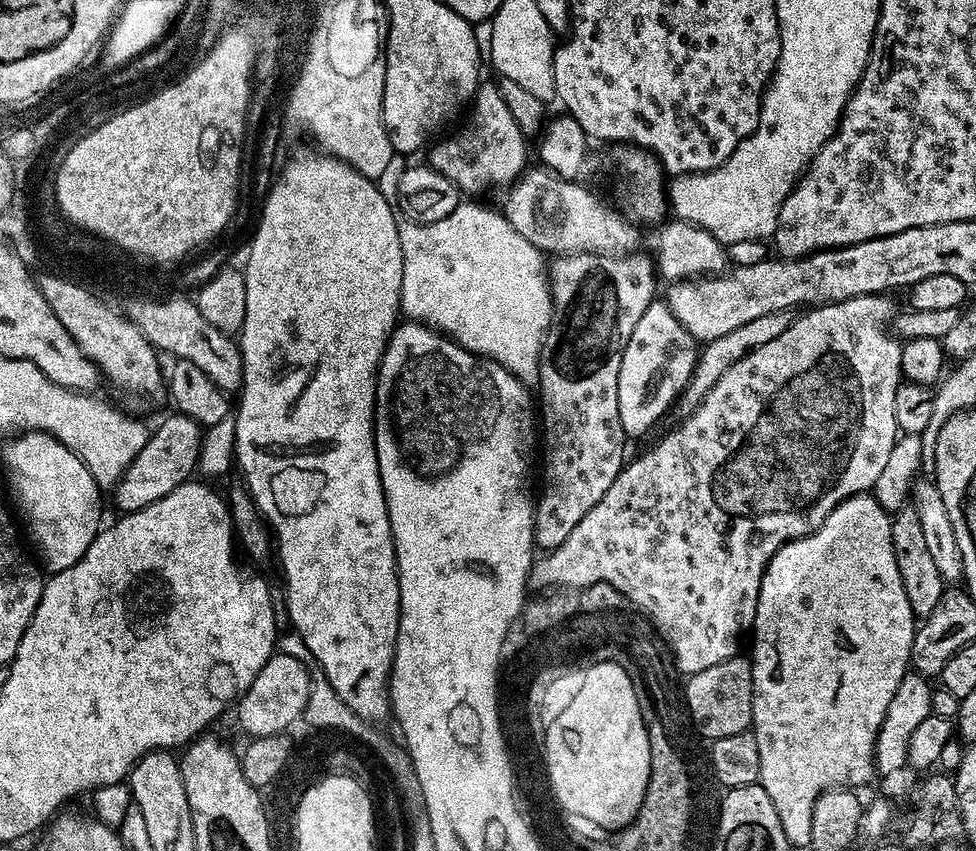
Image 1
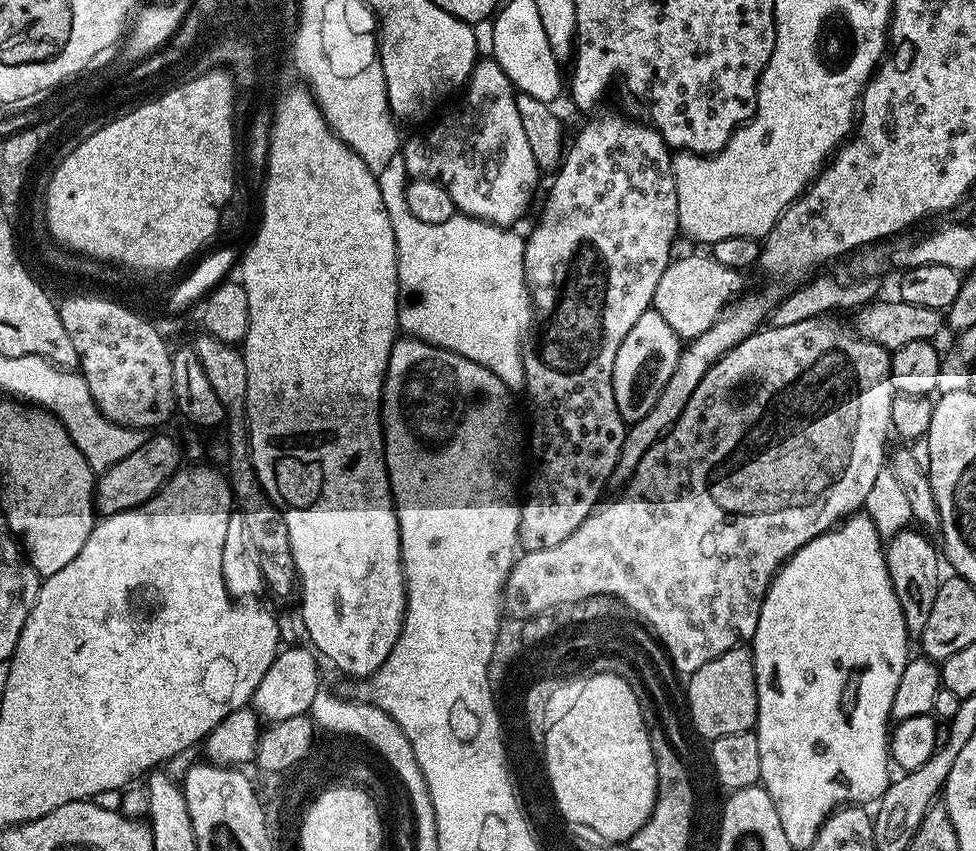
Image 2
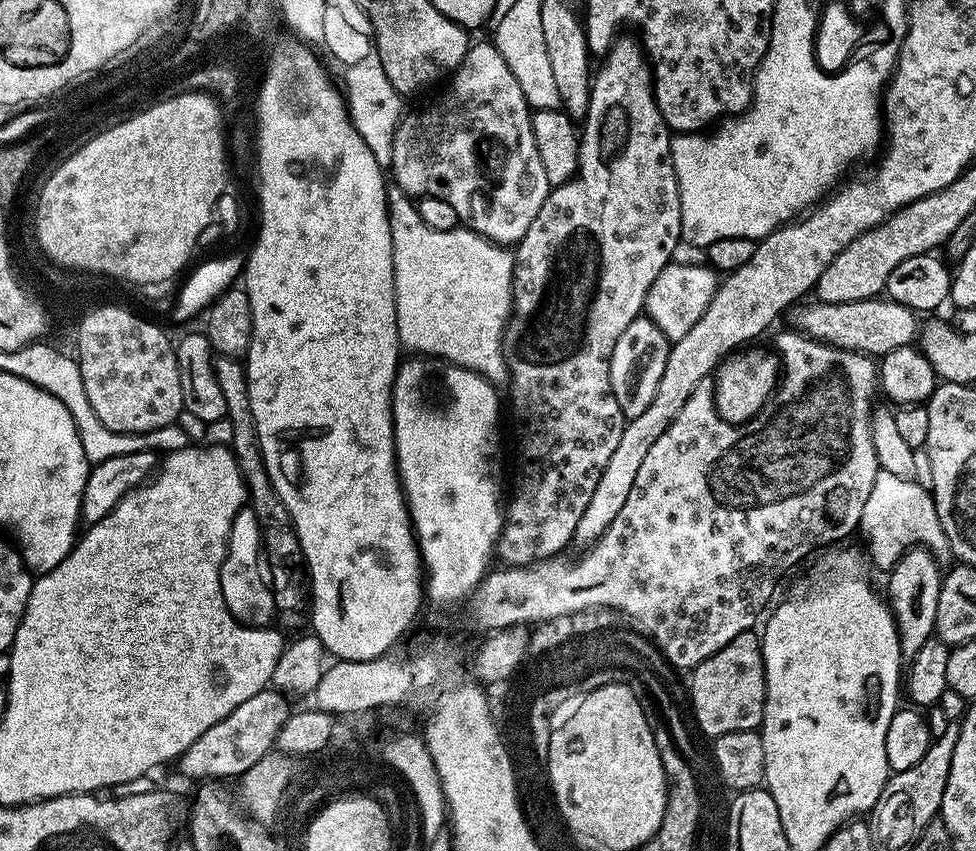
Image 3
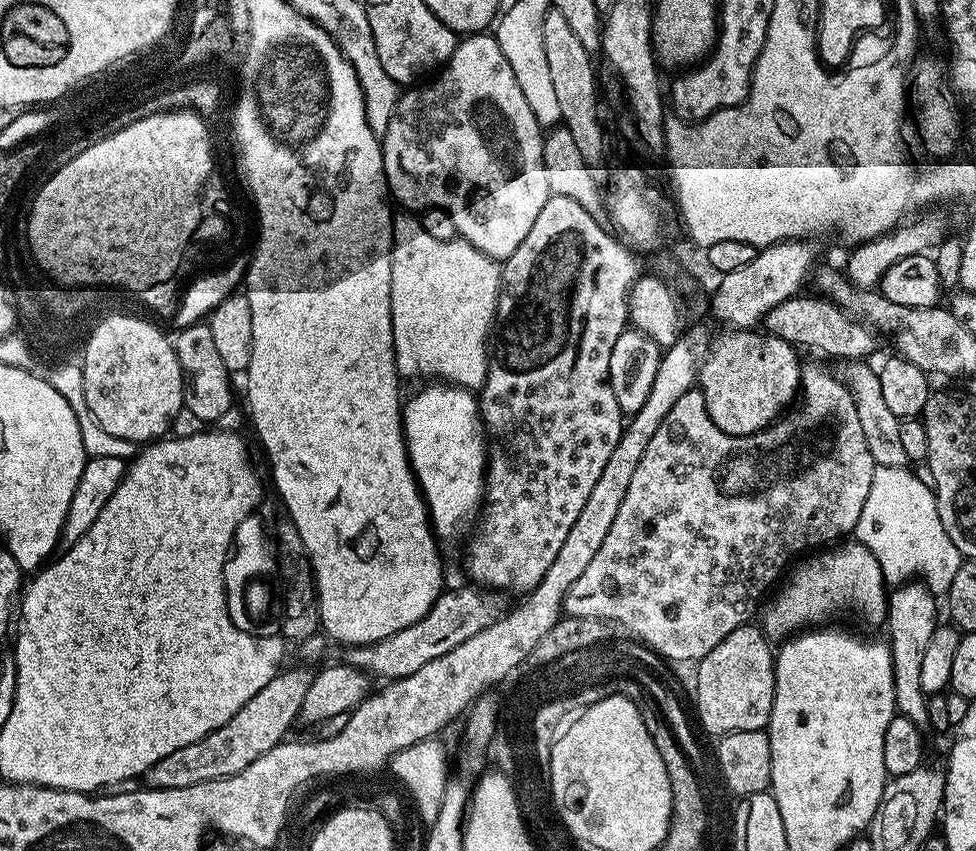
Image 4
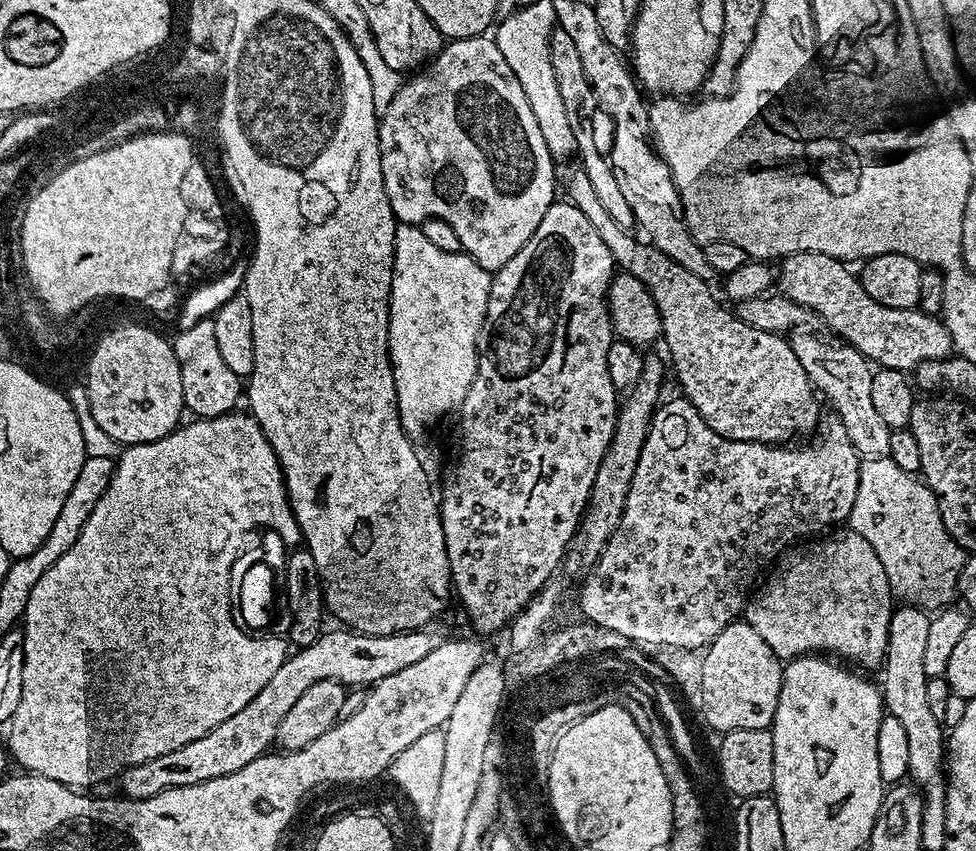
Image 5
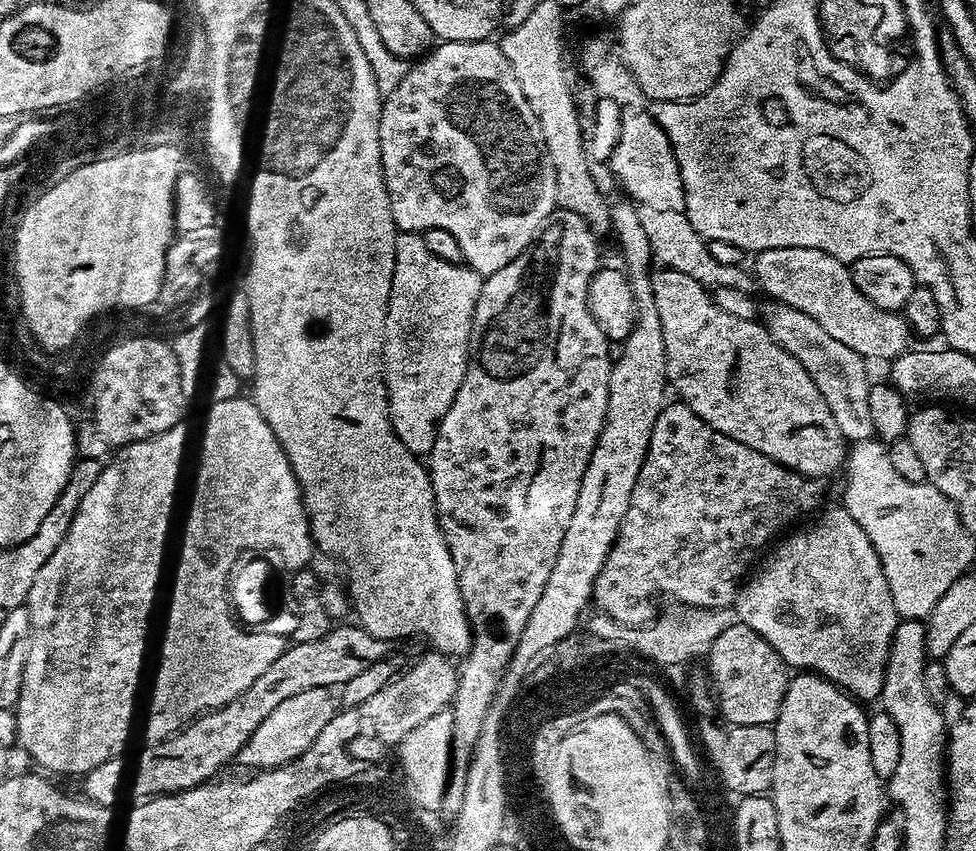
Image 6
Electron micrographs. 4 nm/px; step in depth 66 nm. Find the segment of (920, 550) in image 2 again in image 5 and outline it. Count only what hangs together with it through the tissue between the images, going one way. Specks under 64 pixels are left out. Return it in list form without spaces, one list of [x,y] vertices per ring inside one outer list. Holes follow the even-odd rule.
[[[900,606],[890,618],[888,653],[884,655],[882,695],[887,715],[898,718],[908,735],[910,746],[908,776],[919,789],[940,788],[946,784],[946,729],[941,717],[932,709],[928,693],[930,677],[926,674],[926,641],[930,635],[932,616],[925,609]]]

